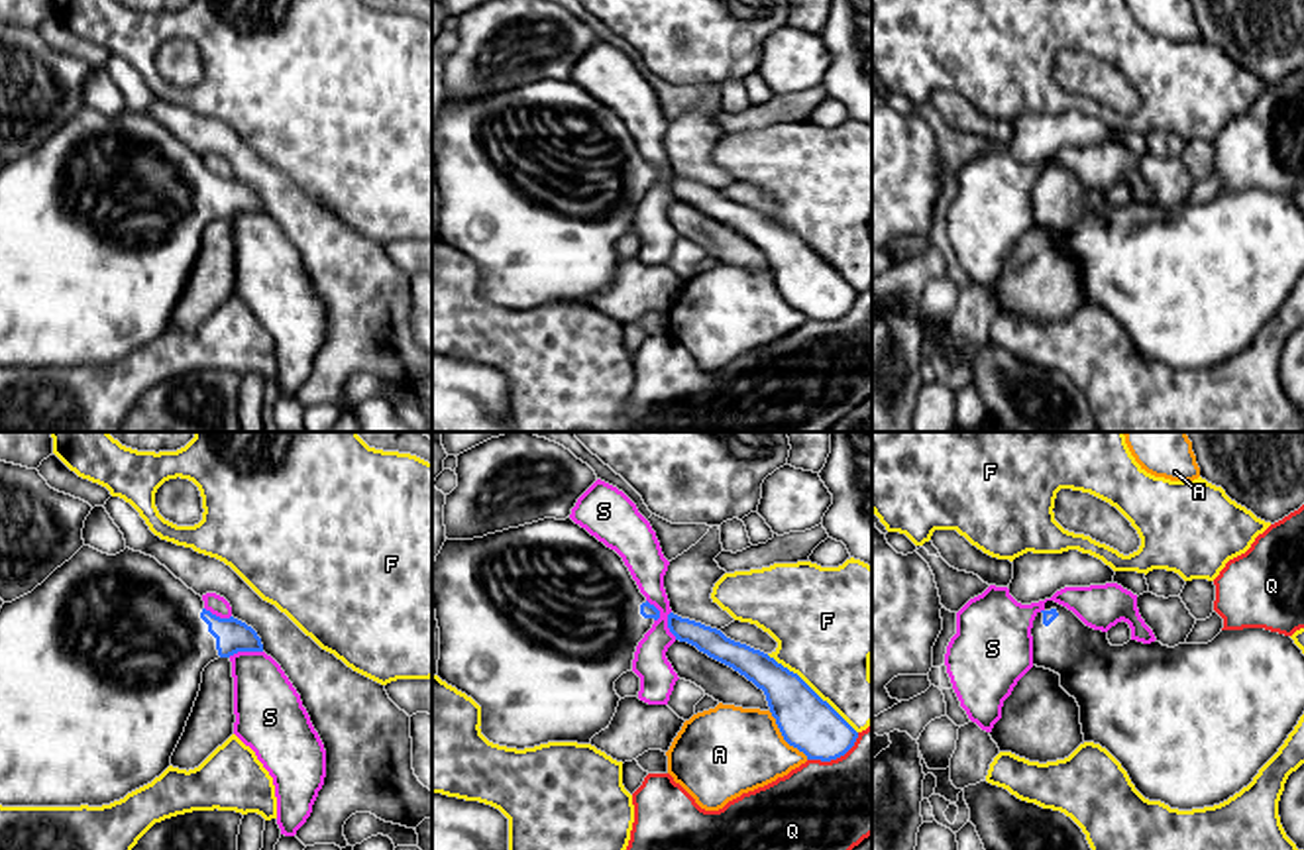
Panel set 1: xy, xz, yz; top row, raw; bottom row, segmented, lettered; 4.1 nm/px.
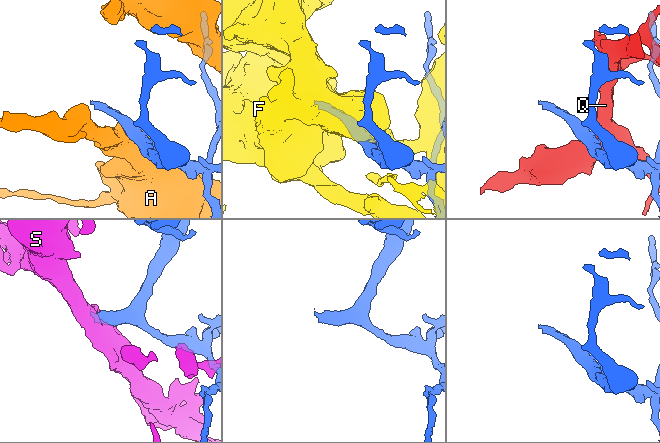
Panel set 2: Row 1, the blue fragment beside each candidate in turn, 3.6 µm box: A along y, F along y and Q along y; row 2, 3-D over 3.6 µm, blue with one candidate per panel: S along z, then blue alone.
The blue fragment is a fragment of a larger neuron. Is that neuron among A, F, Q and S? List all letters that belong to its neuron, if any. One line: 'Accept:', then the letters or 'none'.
Accept: none

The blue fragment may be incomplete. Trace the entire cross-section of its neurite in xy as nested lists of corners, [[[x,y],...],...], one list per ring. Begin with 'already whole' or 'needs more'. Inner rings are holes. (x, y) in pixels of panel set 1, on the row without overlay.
needs more; [[[82,106],[31,153],[4,163],[0,169],[0,365],[102,367],[151,344],[171,326],[171,316],[198,257],[204,228],[218,218],[230,218],[238,212],[263,212],[257,192],[234,177],[220,179],[206,171],[202,157],[189,149],[155,118],[130,108],[116,116],[108,116],[90,106]]]

